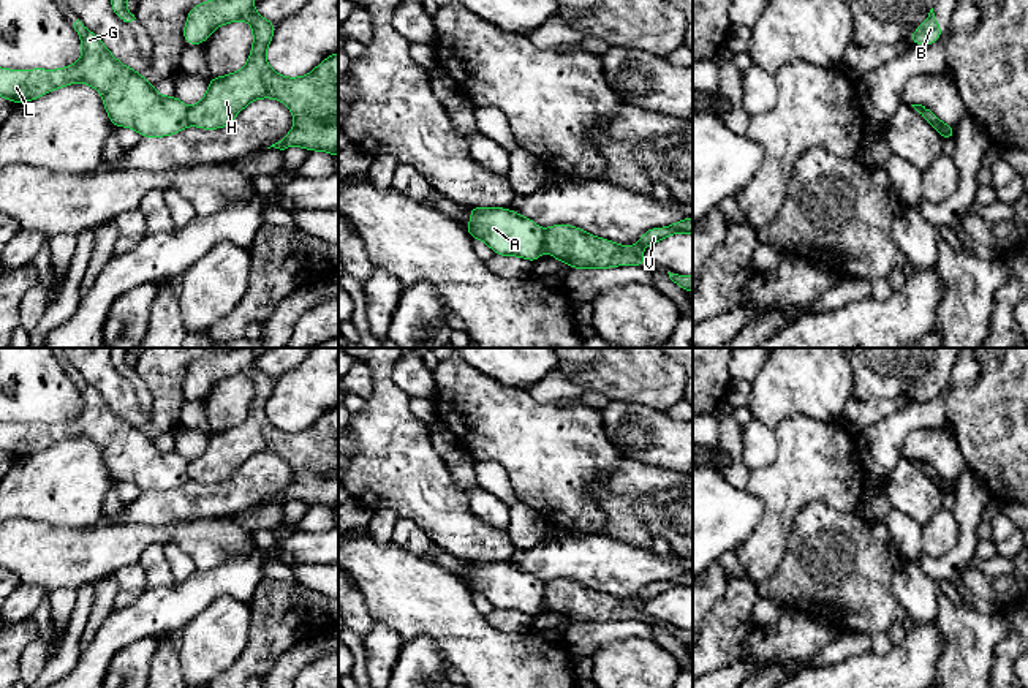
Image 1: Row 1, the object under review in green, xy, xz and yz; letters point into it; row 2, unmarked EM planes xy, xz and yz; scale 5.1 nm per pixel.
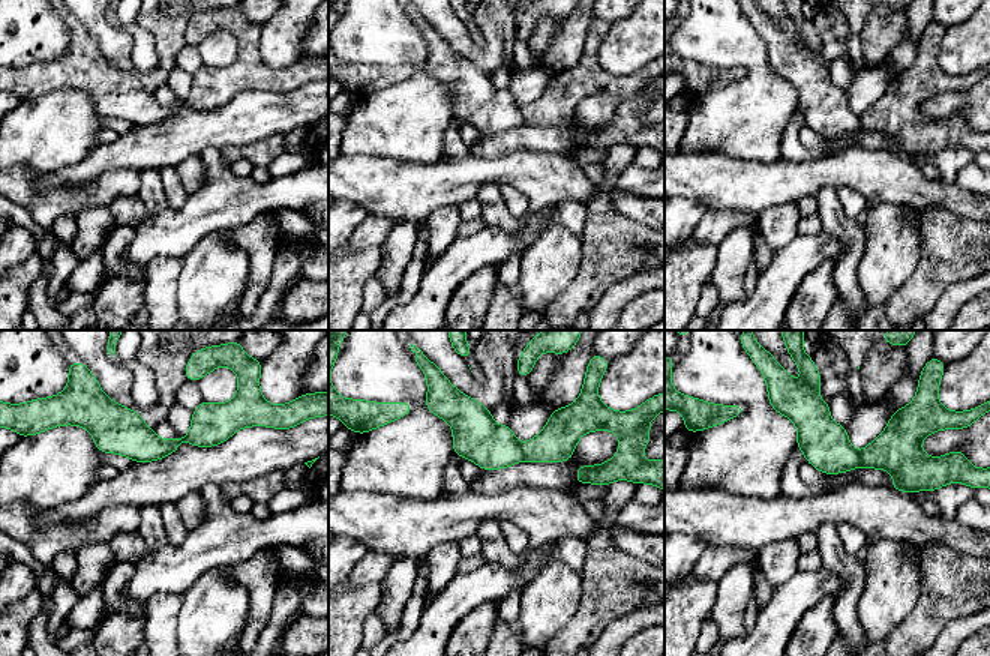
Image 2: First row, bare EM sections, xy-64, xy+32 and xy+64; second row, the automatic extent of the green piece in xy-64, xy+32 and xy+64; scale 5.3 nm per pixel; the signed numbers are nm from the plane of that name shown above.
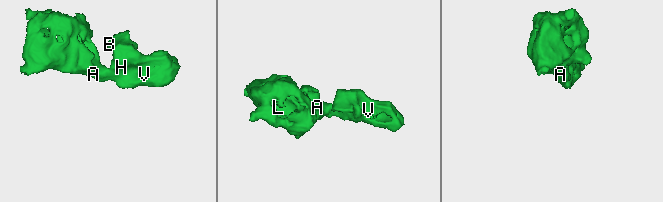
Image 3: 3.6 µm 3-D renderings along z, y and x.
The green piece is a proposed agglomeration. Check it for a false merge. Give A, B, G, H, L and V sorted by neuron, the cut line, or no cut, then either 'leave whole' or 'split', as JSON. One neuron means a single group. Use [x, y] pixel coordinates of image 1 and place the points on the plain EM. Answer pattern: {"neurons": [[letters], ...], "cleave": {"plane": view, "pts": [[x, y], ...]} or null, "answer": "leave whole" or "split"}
{"neurons": [["A", "G", "L"], ["B", "H", "V"]], "cleave": {"plane": "xz", "pts": [[543, 585], [544, 600]]}, "answer": "split"}

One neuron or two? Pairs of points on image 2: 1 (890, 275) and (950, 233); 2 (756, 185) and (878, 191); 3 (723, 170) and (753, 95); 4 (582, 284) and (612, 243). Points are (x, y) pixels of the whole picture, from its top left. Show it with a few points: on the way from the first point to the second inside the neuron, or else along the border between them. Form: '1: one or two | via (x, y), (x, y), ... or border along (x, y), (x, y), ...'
1: two | border along (920, 222), (920, 258), (914, 272), (900, 285)
2: one | via (786, 182), (810, 174), (848, 174)
3: two | border along (693, 152), (725, 153), (762, 162)
4: one | via (593, 273), (609, 254)

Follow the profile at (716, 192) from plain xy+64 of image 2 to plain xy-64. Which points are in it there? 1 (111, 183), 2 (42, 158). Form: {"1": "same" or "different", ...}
{"1": "same", "2": "different"}

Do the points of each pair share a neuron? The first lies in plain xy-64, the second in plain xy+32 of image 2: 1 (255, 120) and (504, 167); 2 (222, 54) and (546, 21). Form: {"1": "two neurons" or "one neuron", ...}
{"1": "two neurons", "2": "two neurons"}

